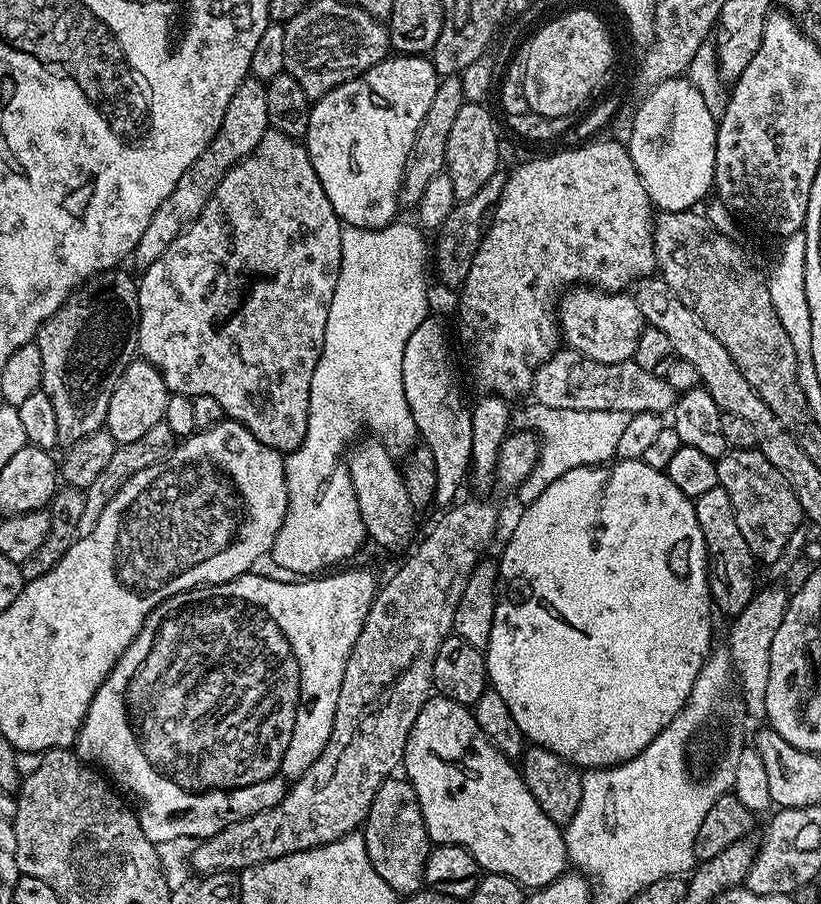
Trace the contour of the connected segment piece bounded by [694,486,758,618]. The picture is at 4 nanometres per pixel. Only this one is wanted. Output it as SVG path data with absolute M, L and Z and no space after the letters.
M717 486L714 490L706 490L706 494L695 497L698 526L702 526L702 538L706 542L708 555L708 585L715 611L733 618L741 614L757 595L756 568L758 561L753 556L750 546L746 546L746 538L742 538L742 530L738 530L738 522L734 522L734 506L730 506L730 494Z

